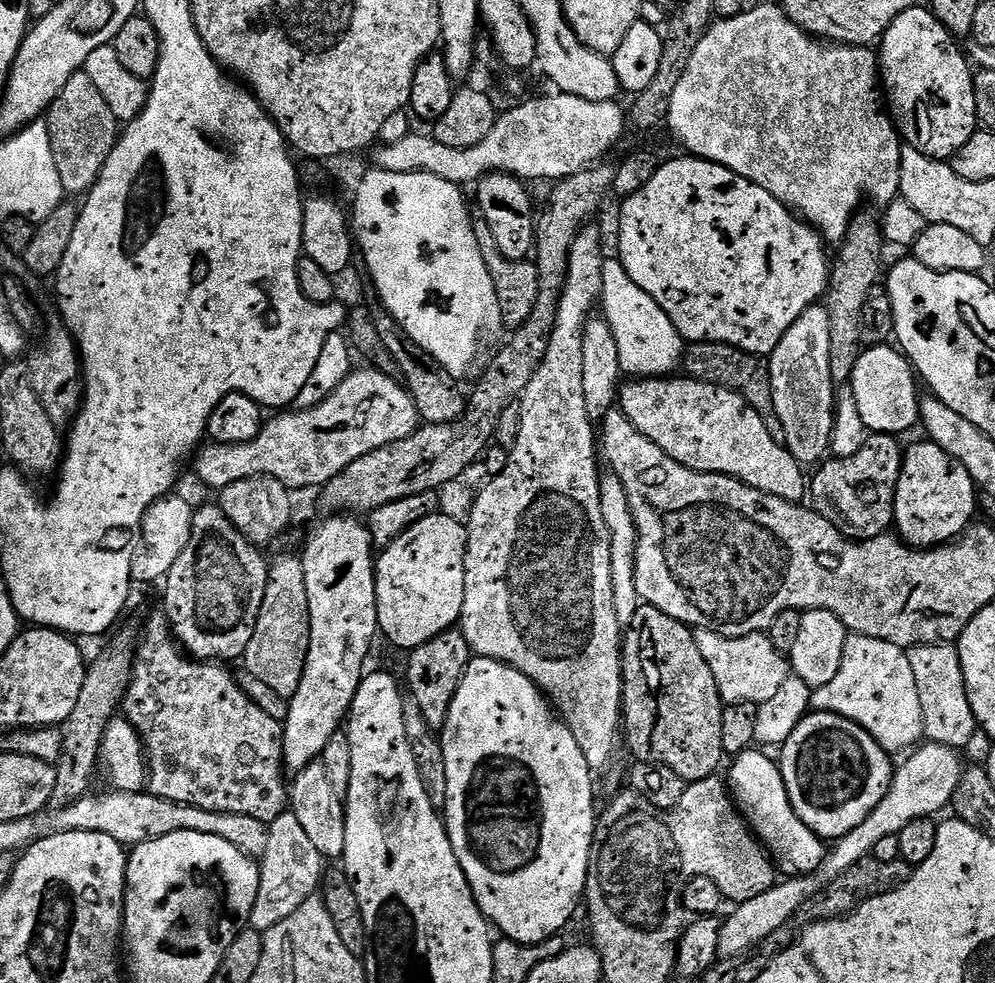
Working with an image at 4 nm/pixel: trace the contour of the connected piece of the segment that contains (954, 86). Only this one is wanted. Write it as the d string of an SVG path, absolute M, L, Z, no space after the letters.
M924 6L898 14L878 44L886 103L903 143L923 156L945 162L978 131L974 68L956 44L957 37Z

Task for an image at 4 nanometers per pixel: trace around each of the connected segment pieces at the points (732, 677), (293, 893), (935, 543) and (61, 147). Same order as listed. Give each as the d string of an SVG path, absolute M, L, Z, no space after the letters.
M696 632L698 650L706 658L706 666L714 674L714 682L720 691L725 705L729 704L765 704L781 688L782 682L790 674L790 660L780 652L774 642L763 632L749 636L723 636L717 632Z
M284 811L274 823L268 825L268 833L270 843L266 845L266 854L259 861L258 898L248 919L248 924L261 934L278 926L278 922L286 922L286 918L290 918L290 914L294 914L302 902L317 895L326 875L326 857L318 854L314 842L310 842L306 830L302 830L302 822L298 822L295 812Z
M921 440L921 444L907 445L904 454L904 465L896 487L894 528L905 544L930 549L950 544L968 531L973 523L972 515L976 516L978 512L978 489L970 478L970 470L966 470L962 462L946 454L942 446L933 444L931 440Z
M81 70L72 75L59 98L48 107L46 123L64 191L69 197L83 197L96 185L118 139L118 121L106 106L106 98L98 94L98 86L90 82L90 74Z

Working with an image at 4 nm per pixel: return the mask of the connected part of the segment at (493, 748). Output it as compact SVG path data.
M476 656L468 664L466 674L458 686L458 694L450 706L450 714L446 718L439 733L442 754L446 754L446 790L448 801L442 809L446 821L448 837L454 846L454 854L462 866L468 879L470 890L482 910L482 914L494 925L495 931L509 940L517 940L523 944L537 944L549 940L551 936L559 936L564 927L572 920L576 907L581 907L584 888L588 884L588 859L592 853L592 839L596 833L598 807L596 796L592 793L592 767L582 754L582 746L574 738L563 719L554 711L543 692L536 687L526 674L514 670L509 664L491 660L485 656Z

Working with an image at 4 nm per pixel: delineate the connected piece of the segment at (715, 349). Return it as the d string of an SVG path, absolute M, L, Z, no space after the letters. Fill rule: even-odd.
M689 343L682 361L682 368L683 371L688 371L685 373L693 380L700 380L704 384L714 384L717 388L725 388L746 398L746 402L750 406L754 406L754 410L758 410L758 414L766 422L766 430L770 430L772 437L783 441L784 431L782 422L774 410L770 370L765 357L743 352L729 344Z

